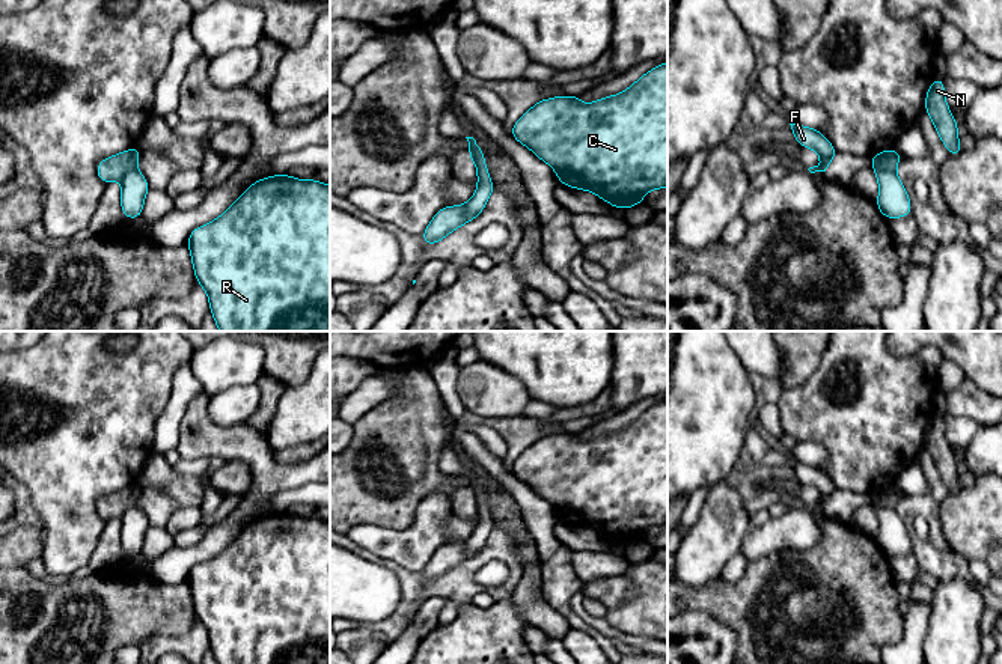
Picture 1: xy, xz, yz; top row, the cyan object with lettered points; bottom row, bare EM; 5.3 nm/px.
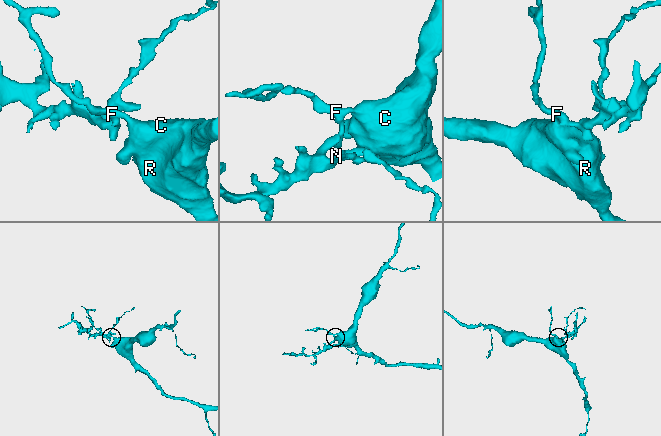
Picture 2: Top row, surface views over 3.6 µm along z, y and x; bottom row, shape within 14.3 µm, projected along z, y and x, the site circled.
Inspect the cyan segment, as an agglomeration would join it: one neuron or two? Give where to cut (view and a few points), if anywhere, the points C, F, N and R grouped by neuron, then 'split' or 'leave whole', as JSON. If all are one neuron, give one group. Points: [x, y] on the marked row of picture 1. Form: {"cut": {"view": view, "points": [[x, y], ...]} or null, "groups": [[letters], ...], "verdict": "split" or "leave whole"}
{"cut": {"view": "yz", "points": [[874, 167], [894, 172]]}, "groups": [["C", "F", "R"], ["N"]], "verdict": "split"}

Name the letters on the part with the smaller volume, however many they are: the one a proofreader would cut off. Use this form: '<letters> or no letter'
N

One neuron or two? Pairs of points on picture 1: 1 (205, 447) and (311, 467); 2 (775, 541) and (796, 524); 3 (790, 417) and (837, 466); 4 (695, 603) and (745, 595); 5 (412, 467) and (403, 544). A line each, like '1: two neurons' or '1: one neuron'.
1: one neuron
2: one neuron
3: one neuron
4: one neuron
5: two neurons

